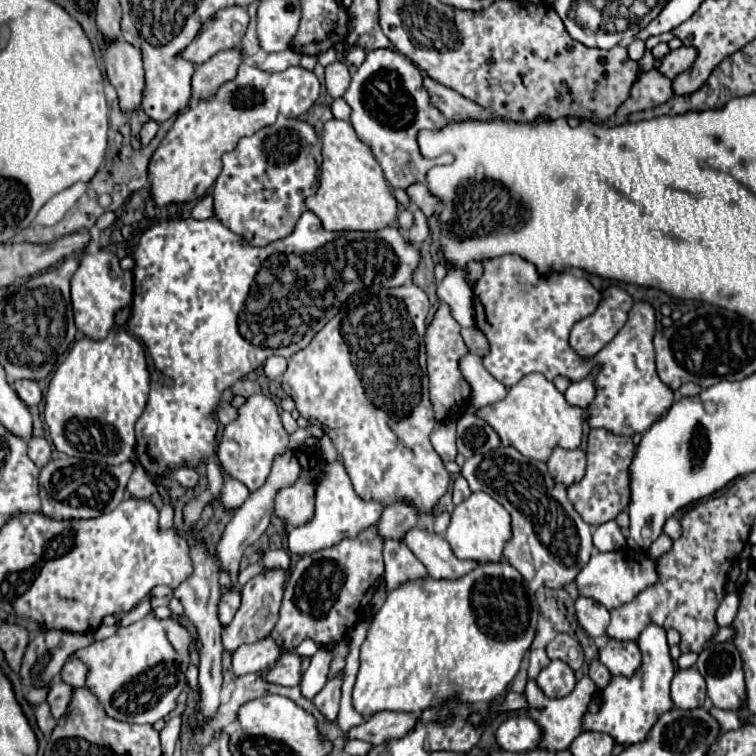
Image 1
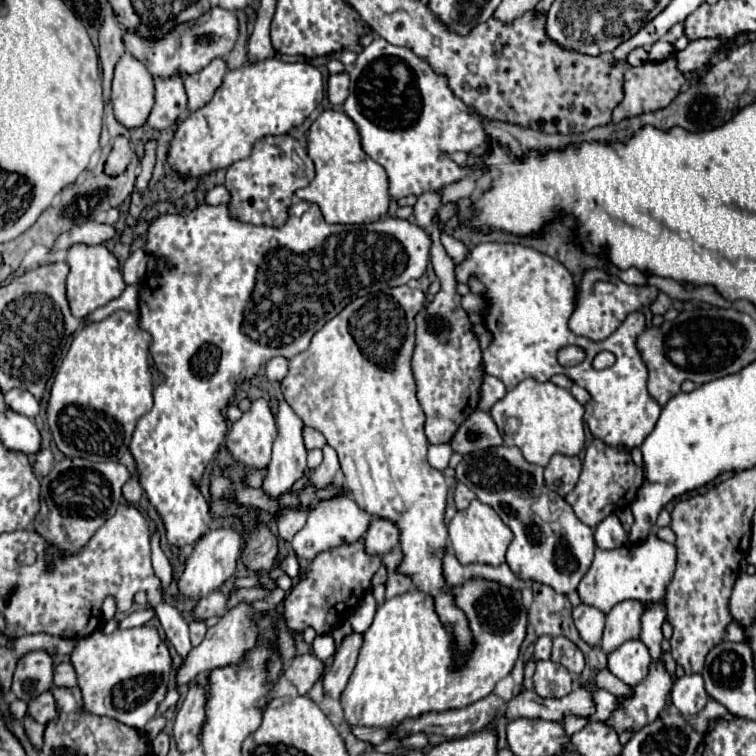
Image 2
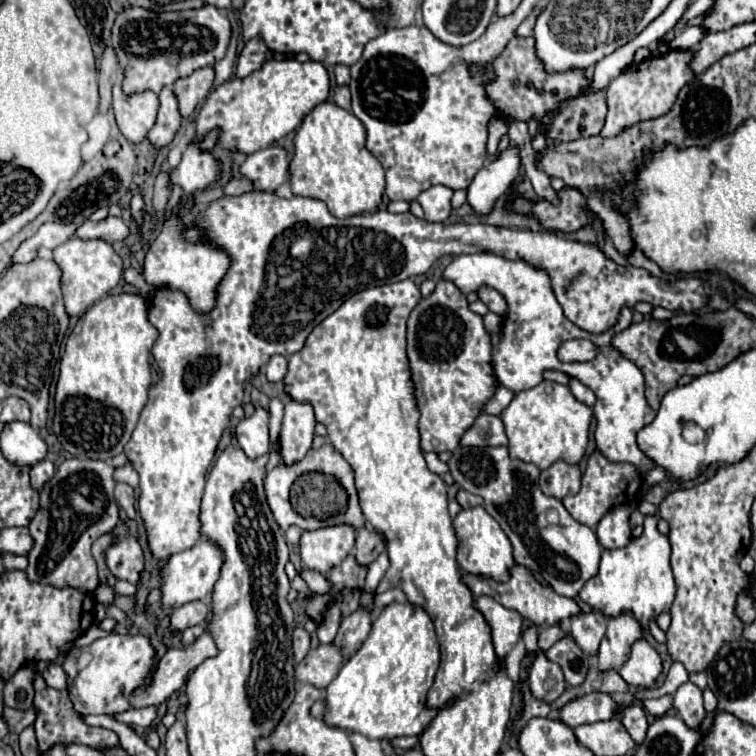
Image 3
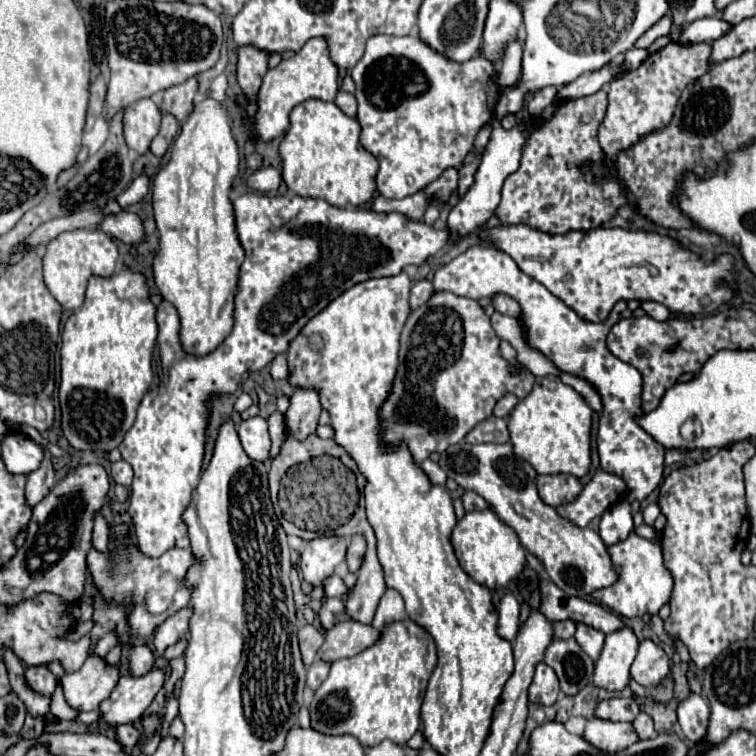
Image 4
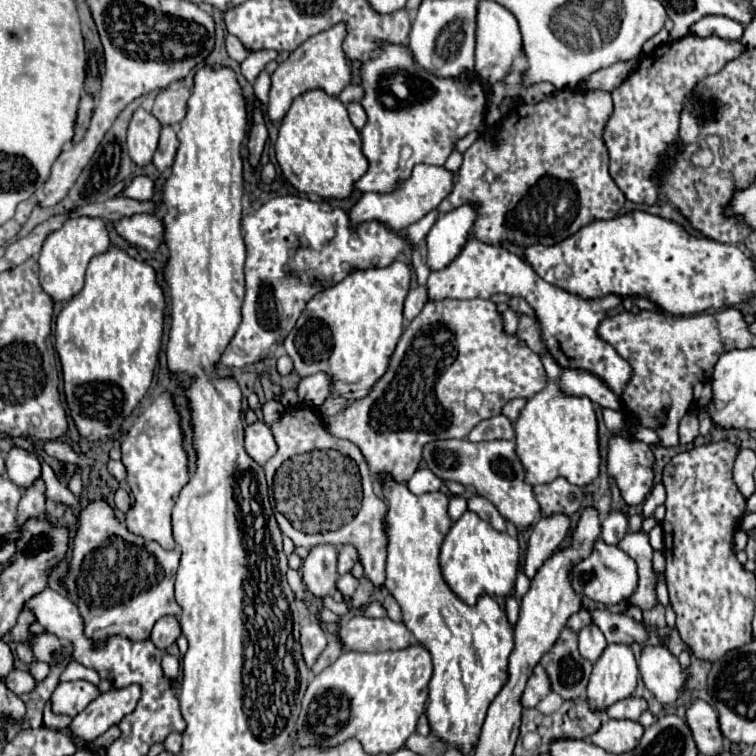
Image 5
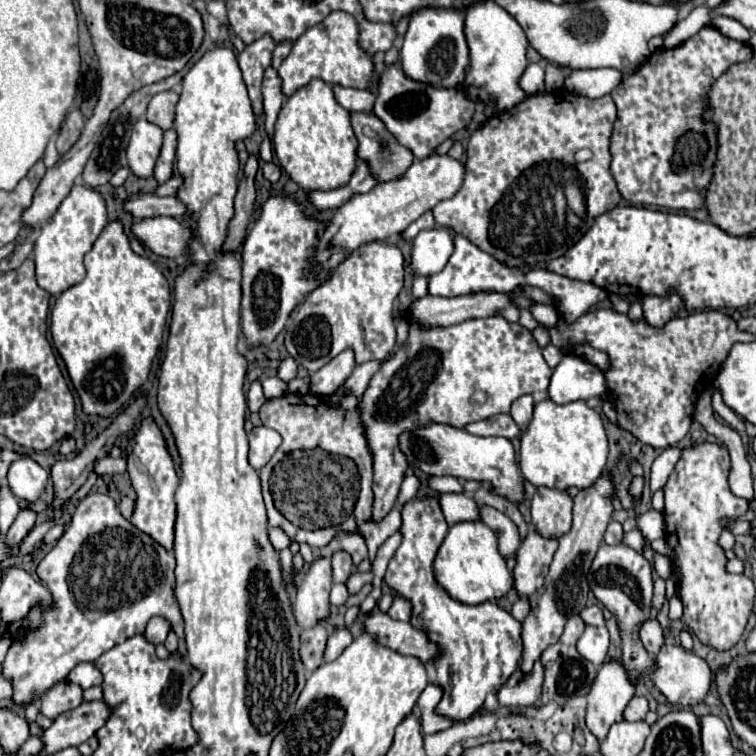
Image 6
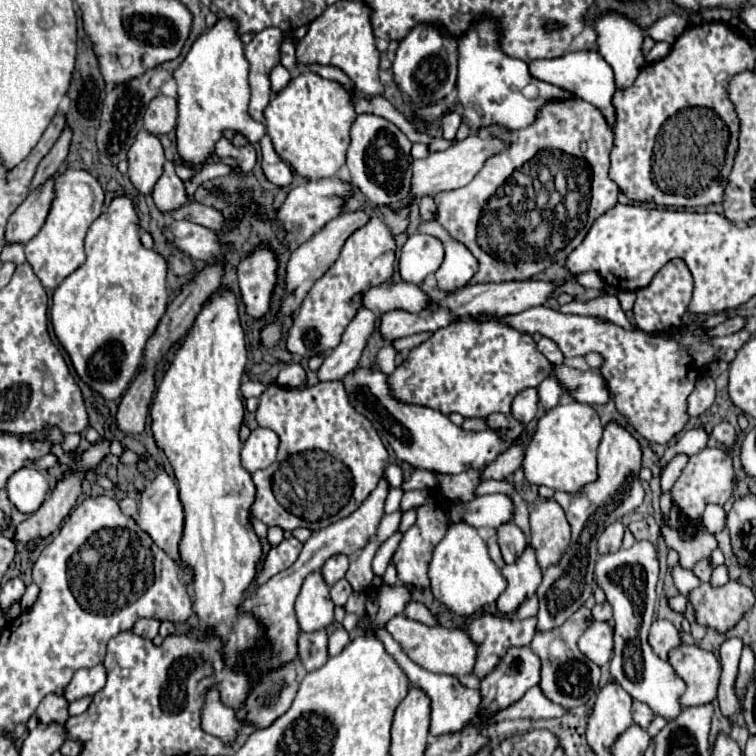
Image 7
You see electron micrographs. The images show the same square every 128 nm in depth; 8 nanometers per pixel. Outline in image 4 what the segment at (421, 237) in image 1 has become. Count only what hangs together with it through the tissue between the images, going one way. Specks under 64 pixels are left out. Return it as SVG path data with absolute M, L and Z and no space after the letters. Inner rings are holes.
M446 168L428 188L428 196L436 196L440 202L446 202L450 198L450 194L456 190L458 186L458 170L456 168Z

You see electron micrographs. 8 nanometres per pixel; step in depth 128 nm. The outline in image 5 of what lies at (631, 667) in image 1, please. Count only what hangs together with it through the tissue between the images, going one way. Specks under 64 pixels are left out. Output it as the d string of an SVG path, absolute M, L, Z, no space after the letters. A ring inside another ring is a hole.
M644 646L638 662L640 678L656 700L664 704L676 702L684 692L686 670L682 670L678 658L664 646Z

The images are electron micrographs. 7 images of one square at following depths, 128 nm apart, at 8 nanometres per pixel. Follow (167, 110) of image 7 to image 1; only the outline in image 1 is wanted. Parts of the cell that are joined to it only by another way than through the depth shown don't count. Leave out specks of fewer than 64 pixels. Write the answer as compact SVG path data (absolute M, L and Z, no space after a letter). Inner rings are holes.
M238 48L218 52L208 62L196 66L192 76L192 98L194 100L212 100L216 90L236 78L236 70L242 64L242 54Z

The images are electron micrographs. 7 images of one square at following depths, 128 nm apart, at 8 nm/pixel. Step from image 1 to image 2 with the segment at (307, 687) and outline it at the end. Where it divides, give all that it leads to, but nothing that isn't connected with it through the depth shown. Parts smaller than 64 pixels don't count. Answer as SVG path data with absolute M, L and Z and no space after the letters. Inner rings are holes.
M320 634L314 638L312 642L312 650L316 656L320 656L320 660L326 660L332 656L332 652L336 650L336 644L334 644L334 638L332 634Z

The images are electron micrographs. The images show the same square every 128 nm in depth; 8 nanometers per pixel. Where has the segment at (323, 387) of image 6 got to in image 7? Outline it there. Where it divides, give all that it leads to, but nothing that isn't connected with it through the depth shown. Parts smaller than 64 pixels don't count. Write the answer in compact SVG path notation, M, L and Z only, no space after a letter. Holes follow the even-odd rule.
M360 308L348 328L342 334L340 344L326 356L324 364L318 370L318 380L330 382L330 380L342 380L352 368L358 366L358 360L362 356L362 350L368 342L368 338L374 334L376 326L376 314L368 308Z

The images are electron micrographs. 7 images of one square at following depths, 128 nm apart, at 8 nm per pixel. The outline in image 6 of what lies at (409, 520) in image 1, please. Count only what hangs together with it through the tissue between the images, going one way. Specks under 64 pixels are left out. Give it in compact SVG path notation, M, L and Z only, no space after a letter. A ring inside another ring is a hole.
M334 552L332 554L332 580L334 582L346 582L348 576L352 574L354 564L352 558L348 556L348 552Z

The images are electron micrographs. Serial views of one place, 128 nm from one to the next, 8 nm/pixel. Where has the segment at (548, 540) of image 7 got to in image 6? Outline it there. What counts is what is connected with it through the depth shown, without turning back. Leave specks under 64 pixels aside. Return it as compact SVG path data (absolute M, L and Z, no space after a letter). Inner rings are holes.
M538 488L532 498L532 526L544 538L560 538L572 524L572 498L556 488Z

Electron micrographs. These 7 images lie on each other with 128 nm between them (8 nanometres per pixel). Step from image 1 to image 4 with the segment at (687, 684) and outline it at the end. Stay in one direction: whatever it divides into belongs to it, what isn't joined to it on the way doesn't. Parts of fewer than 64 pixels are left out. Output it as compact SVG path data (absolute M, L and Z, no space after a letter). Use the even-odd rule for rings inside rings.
M690 694L686 700L680 702L678 722L682 726L684 736L692 744L704 742L706 732L708 732L708 720L710 720L710 706L702 696Z

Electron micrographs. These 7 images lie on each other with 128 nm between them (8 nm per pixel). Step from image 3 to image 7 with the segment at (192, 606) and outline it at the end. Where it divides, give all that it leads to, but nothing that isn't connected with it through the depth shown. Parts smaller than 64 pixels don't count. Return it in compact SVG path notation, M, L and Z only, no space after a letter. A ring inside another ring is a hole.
M140 618L132 626L132 632L138 634L138 636L142 636L142 638L150 638L152 640L158 634L158 626L160 626L160 622L154 620L154 618Z

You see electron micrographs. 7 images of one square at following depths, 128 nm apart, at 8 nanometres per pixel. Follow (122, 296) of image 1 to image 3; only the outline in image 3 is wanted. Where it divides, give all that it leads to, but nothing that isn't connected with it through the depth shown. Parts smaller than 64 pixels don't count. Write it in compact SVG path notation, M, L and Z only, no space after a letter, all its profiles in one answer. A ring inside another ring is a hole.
M70 238L62 246L54 248L54 262L62 270L62 294L68 316L82 316L100 296L106 296L116 288L122 276L122 258L114 252L112 244L104 240L80 240Z

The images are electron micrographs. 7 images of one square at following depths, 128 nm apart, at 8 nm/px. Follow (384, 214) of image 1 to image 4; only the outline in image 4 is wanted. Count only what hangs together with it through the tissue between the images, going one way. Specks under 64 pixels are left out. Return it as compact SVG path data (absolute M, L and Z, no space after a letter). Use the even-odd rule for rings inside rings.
M304 100L290 112L290 126L280 142L282 178L290 192L298 196L324 198L338 208L362 206L372 200L372 176L376 176L376 158L360 148L360 124L348 118L334 102Z

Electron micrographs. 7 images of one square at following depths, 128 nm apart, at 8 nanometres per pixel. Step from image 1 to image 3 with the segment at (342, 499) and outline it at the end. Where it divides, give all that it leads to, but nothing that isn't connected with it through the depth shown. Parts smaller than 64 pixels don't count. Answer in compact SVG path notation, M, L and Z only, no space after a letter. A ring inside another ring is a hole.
M348 526L320 528L314 532L302 532L300 558L304 568L326 574L338 566L354 548L356 532Z

